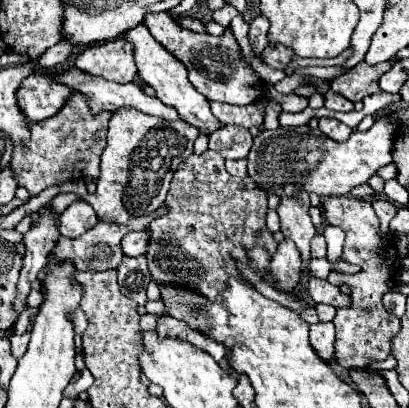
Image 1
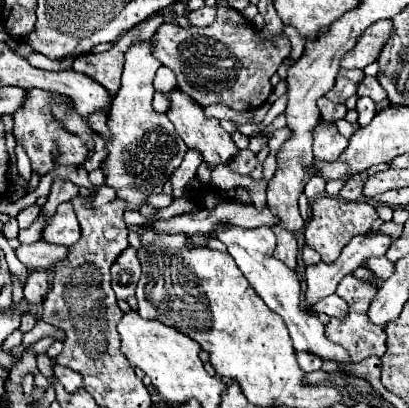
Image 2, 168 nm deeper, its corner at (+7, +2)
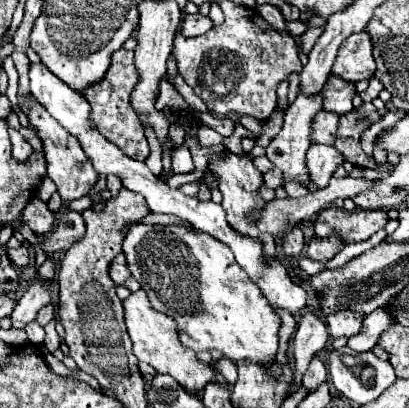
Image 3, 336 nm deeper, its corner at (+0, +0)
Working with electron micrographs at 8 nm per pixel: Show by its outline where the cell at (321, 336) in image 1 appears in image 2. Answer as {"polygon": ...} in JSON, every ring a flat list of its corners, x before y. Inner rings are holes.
{"polygon":[[305,351,297,353,297,361,299,361,299,367,301,367,305,373,319,371,321,365,323,365,323,359,317,359,317,355,309,355,309,353,305,353]]}

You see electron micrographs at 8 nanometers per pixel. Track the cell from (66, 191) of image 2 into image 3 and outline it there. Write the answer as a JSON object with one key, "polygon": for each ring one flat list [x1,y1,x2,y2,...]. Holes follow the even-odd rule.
{"polygon":[[26,99,22,111,28,115,30,123,36,127,36,131,38,131,38,135,42,139,44,157,46,157,46,163,48,163,48,177,56,183,56,189,58,189,62,201,68,203,72,199,84,197,92,189,92,185,98,181,98,173,94,171,88,157,82,153,80,143,76,141,76,137,68,135,68,131,62,129,62,125,58,121,54,121,38,101,28,101]]}

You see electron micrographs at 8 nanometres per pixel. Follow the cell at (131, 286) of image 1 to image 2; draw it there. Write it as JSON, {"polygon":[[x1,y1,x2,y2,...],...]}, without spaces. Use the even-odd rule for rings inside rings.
{"polygon":[[127,247,111,265,113,291,117,299,127,299,135,293,135,285,141,275,141,265,133,247]]}

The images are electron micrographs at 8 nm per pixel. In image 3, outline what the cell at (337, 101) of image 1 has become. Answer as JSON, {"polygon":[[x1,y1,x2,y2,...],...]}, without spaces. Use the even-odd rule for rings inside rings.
{"polygon":[[320,111,316,115,316,125,312,131,312,143,326,143,332,145,336,141,336,131,338,131,340,115,332,111]]}

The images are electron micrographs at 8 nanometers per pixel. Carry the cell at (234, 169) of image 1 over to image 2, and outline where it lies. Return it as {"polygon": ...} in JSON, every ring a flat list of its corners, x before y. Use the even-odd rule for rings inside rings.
{"polygon":[[245,149,233,161,229,161,227,167,231,167,233,171,237,171,241,175,249,175,255,169,255,165,257,165,257,155,251,153,249,149]]}

